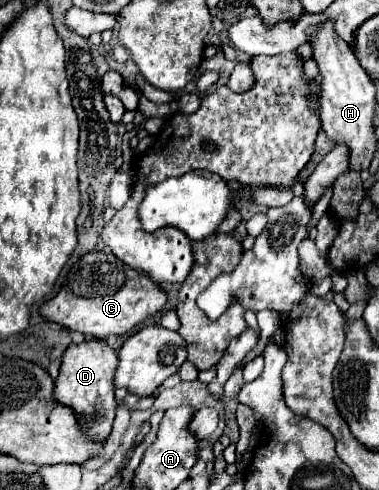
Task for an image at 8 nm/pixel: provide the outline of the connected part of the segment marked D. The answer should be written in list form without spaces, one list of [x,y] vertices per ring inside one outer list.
[[[85,339],[83,343],[71,343],[63,353],[59,377],[55,379],[55,399],[75,409],[81,427],[97,439],[112,431],[116,413],[114,374],[117,369],[117,351],[103,339]]]

